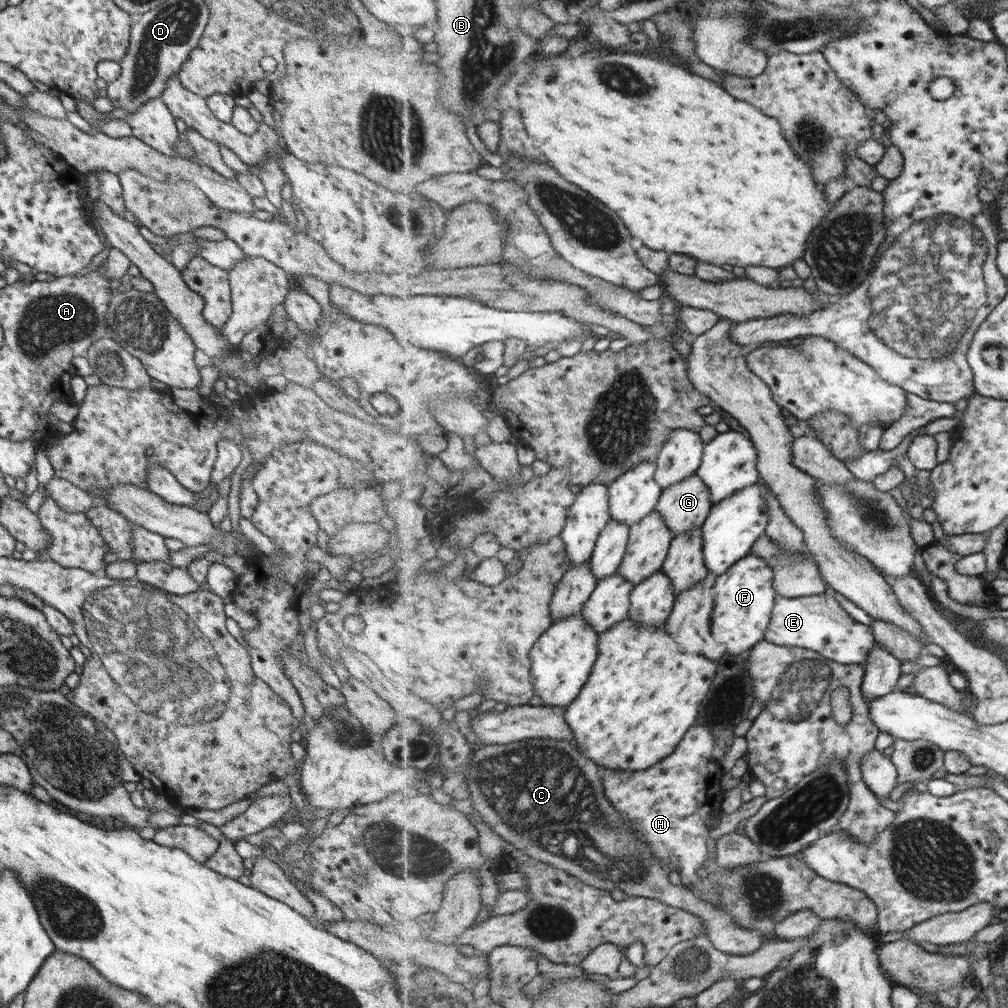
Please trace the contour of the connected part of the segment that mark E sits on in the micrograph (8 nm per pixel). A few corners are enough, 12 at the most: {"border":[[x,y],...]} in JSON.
{"border":[[832,591],[777,596],[764,641],[866,665],[873,628]]}

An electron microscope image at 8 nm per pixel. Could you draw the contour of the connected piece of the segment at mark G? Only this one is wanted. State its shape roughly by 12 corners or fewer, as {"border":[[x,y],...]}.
{"border":[[697,474],[664,489],[656,506],[674,536],[701,529],[712,492]]}

